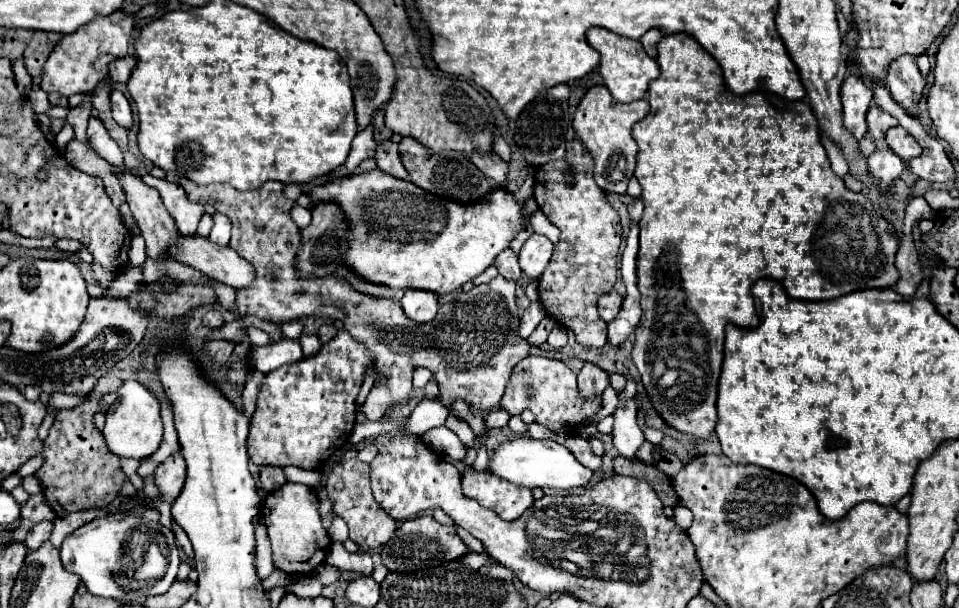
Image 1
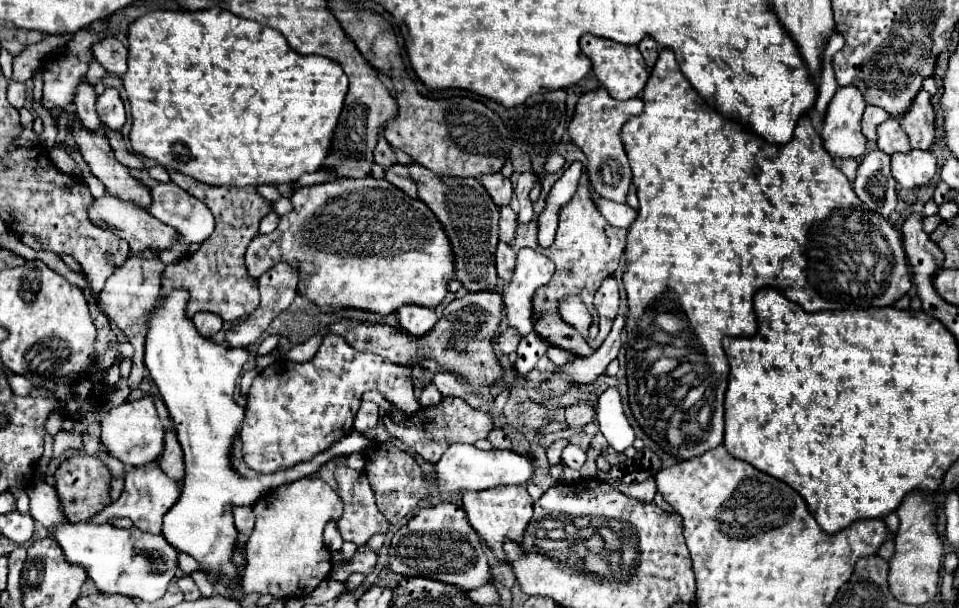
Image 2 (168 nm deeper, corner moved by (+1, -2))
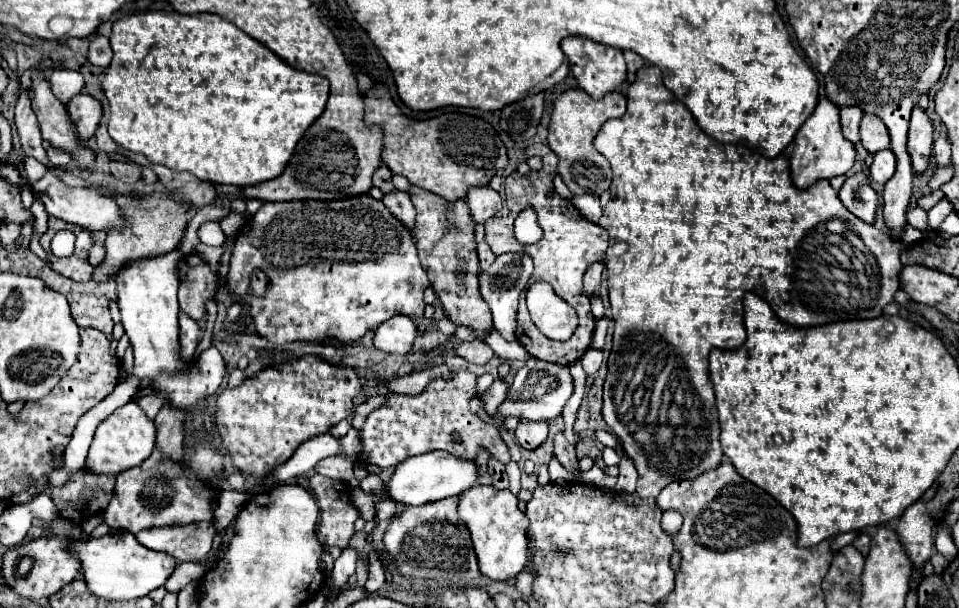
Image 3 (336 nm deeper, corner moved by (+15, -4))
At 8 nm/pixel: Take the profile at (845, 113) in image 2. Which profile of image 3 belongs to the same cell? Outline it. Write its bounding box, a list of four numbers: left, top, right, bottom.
[791,97,855,189]

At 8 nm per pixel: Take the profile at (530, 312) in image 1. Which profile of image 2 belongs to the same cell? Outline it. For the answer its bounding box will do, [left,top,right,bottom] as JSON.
[497,329,519,355]

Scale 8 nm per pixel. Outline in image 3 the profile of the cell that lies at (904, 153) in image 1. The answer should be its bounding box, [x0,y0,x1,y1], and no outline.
[861,115,891,155]

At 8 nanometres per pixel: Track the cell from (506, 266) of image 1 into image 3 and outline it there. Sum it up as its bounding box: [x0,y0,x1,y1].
[479,241,495,269]

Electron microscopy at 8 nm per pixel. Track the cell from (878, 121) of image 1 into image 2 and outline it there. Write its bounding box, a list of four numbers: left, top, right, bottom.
[861,105,889,141]

